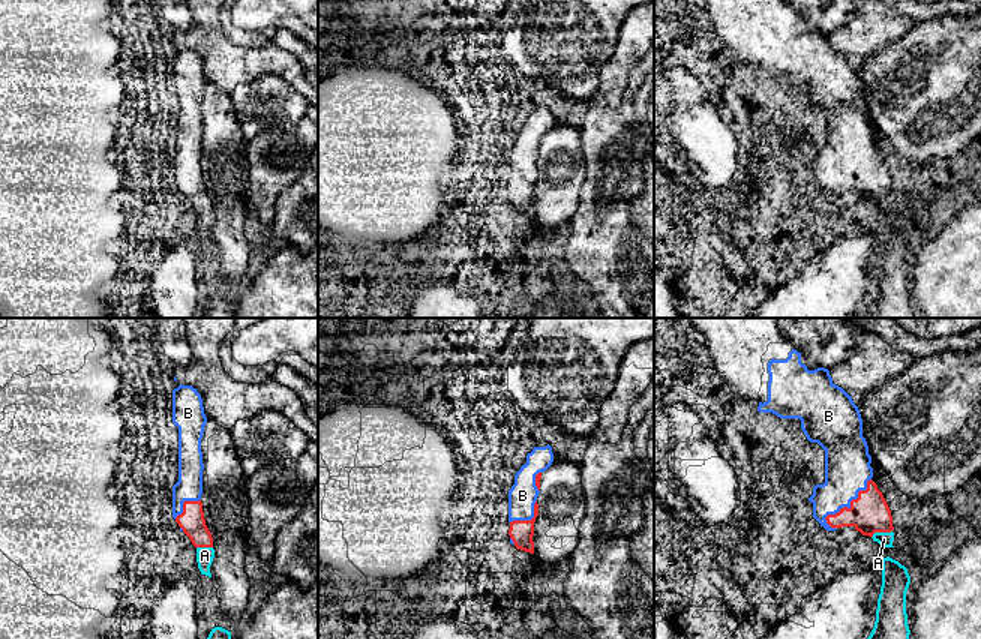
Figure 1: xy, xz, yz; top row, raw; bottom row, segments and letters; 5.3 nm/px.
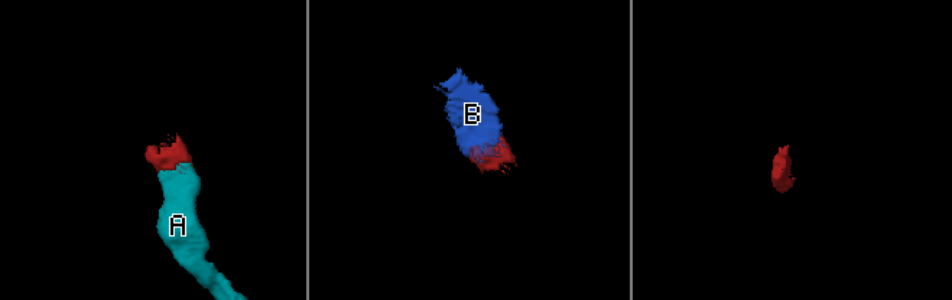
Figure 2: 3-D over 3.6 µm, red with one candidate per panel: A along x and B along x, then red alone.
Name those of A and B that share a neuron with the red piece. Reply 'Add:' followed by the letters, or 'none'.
Add: A, B

